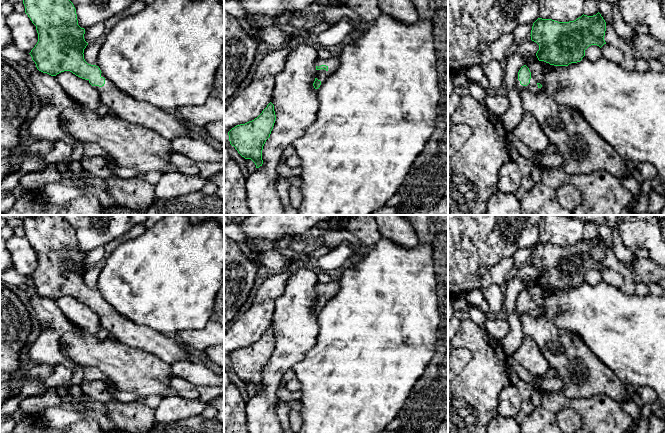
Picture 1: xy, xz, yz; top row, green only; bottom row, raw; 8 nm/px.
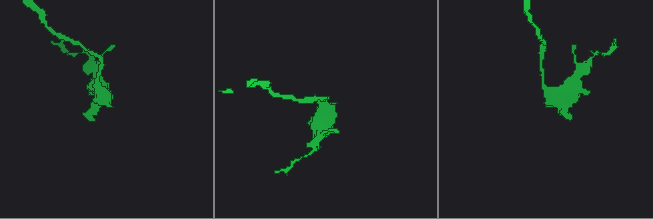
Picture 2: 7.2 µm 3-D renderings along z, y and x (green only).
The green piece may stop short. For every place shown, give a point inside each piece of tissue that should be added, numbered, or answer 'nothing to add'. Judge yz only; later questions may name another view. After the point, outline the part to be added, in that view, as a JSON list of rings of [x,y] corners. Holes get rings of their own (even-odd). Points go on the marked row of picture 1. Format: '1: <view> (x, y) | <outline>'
1: yz (532, 86) | [[[518,75],[516,77],[516,87],[519,91],[528,90],[531,93],[535,93],[538,90],[537,82],[535,81],[534,77],[531,75],[530,83],[527,86],[523,86],[520,84],[518,80]]]

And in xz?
1: xz (333, 63) | [[[336,53],[329,59],[318,59],[316,61],[316,66],[326,65],[328,70],[317,70],[316,78],[320,81],[325,80],[330,74],[332,74],[339,67],[339,57]]]

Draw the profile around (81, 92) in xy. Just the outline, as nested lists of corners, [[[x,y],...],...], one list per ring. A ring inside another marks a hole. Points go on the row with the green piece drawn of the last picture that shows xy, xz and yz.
[[[64,71],[56,76],[56,80],[64,93],[75,103],[89,110],[95,110],[101,100],[97,90],[85,79],[70,71]]]

